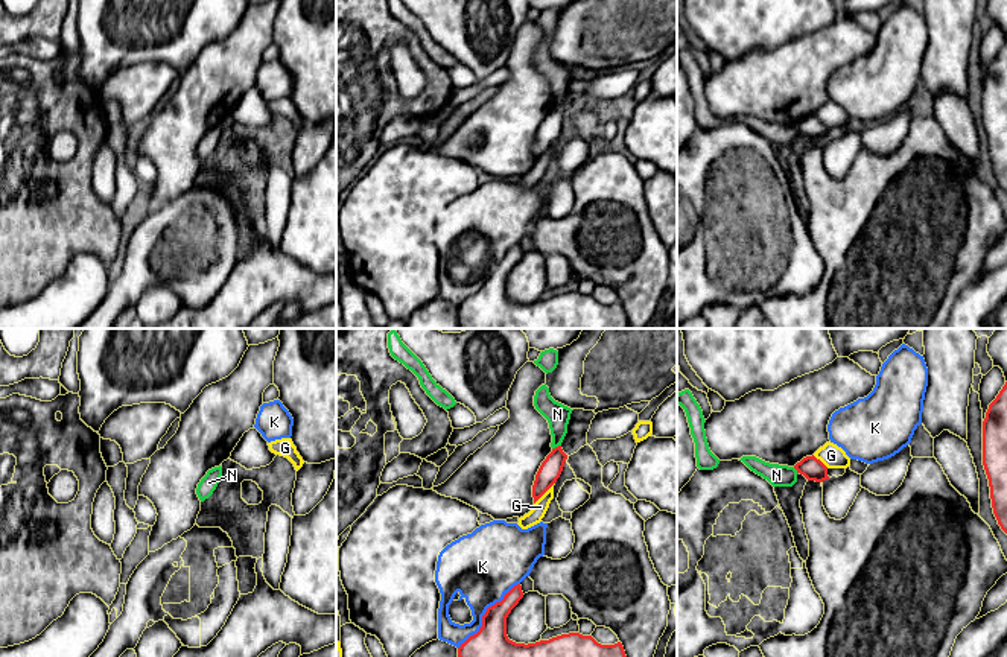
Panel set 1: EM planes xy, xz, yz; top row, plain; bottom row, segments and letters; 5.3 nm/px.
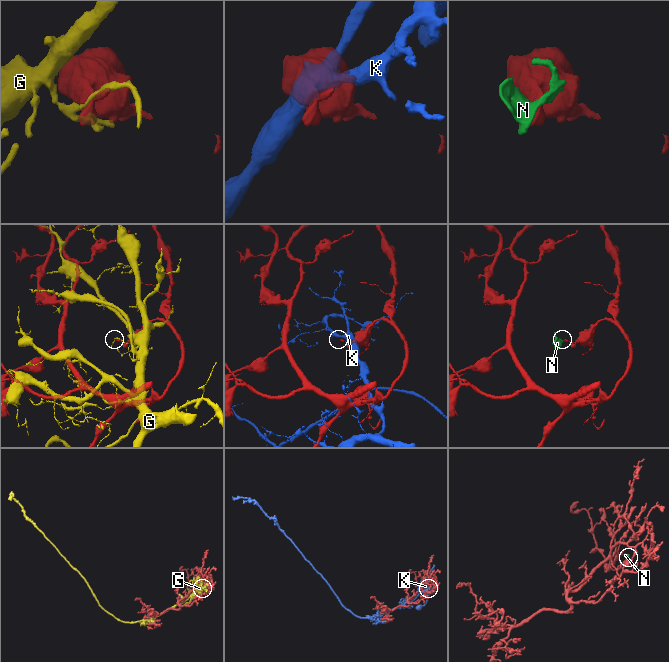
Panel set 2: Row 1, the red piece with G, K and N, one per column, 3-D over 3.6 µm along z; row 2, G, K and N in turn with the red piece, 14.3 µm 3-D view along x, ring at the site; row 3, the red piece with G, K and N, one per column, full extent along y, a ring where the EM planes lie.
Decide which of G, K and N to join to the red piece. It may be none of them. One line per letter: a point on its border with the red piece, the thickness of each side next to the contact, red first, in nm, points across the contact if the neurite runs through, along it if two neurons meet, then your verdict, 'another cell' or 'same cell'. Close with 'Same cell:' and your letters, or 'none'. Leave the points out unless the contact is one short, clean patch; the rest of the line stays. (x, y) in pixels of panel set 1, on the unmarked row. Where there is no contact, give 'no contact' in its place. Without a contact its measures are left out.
G: contact xz (545, 151); calibres 120 and 80 nm; another cell
K: contact xz (486, 272); calibres 320 and 380 nm; another cell
N: contact xz (555, 107); calibres 120 and 120 nm; border xz (560, 104), (552, 108); another cell
Same cell: none

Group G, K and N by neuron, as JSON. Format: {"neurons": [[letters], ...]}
{"neurons": [["G"], ["K"], ["N"]]}

